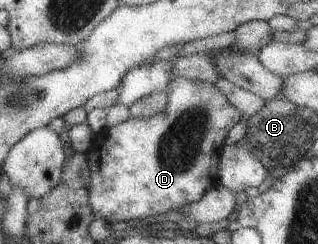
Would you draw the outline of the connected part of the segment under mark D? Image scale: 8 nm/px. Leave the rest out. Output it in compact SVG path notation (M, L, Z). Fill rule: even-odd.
M177 77L165 87L166 103L163 111L149 117L132 117L107 128L107 135L90 154L90 172L87 201L93 215L108 223L145 219L165 211L179 211L183 205L197 201L211 187L218 184L217 166L220 149L227 131L242 115L227 101L213 83Z

